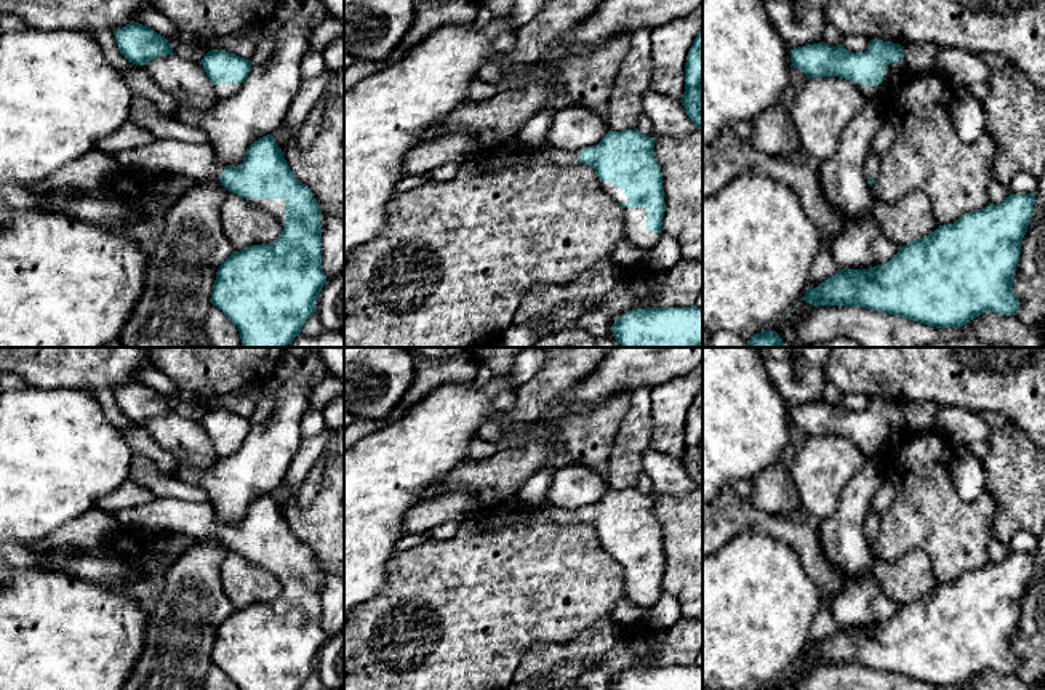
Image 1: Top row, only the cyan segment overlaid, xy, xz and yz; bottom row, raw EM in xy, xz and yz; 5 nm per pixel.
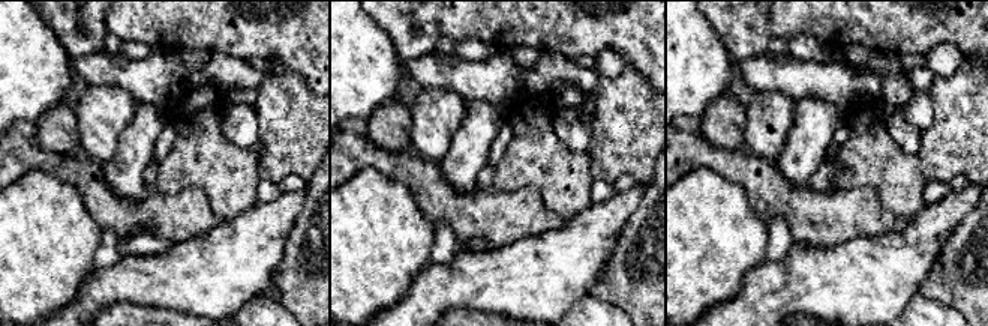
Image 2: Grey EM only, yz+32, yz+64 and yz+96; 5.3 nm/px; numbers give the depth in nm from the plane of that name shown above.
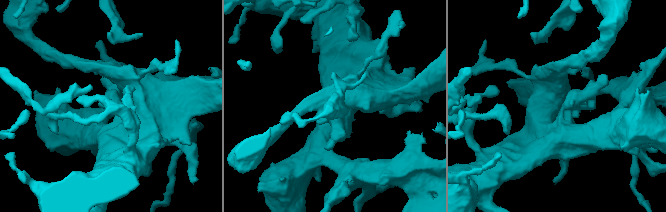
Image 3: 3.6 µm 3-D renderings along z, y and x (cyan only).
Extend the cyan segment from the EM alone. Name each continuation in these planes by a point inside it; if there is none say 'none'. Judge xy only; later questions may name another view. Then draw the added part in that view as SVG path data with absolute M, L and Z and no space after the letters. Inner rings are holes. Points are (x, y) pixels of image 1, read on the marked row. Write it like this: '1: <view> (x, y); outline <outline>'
1: xy (223, 90); outline M219 83L219 85L214 85L214 91L219 99L226 99L237 94L242 90L242 86L243 83Z
2: xy (164, 156); outline M176 139L154 142L112 154L123 170L218 179L224 171L210 144L189 144Z
3: xy (276, 207); outline M248 199L251 205L269 211L280 224L285 226L285 200L283 199Z

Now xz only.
1: xz (567, 159); outline M512 139L509 144L506 144L506 147L512 149L512 150L531 150L531 152L543 154L555 165L571 166L571 165L579 163L578 150L562 152L559 149L554 149L549 144L543 144L539 147L527 147L527 146L520 144L518 141Z
2: xz (636, 234); outline M623 208L624 216L624 240L643 250L650 250L661 237L661 234L647 231L645 208Z

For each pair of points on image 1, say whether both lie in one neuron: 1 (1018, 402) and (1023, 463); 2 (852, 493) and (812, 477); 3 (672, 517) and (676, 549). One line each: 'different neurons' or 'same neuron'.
1: different neurons
2: different neurons
3: same neuron

